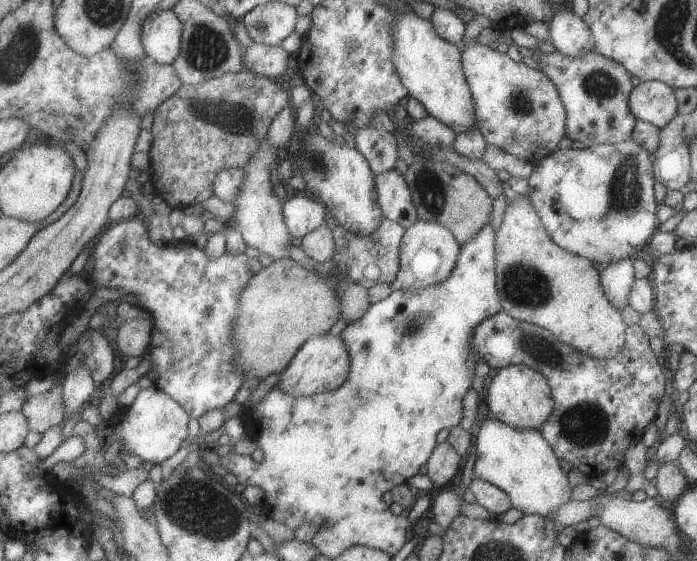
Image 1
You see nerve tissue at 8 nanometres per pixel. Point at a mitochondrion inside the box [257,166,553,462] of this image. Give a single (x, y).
(414, 324)

